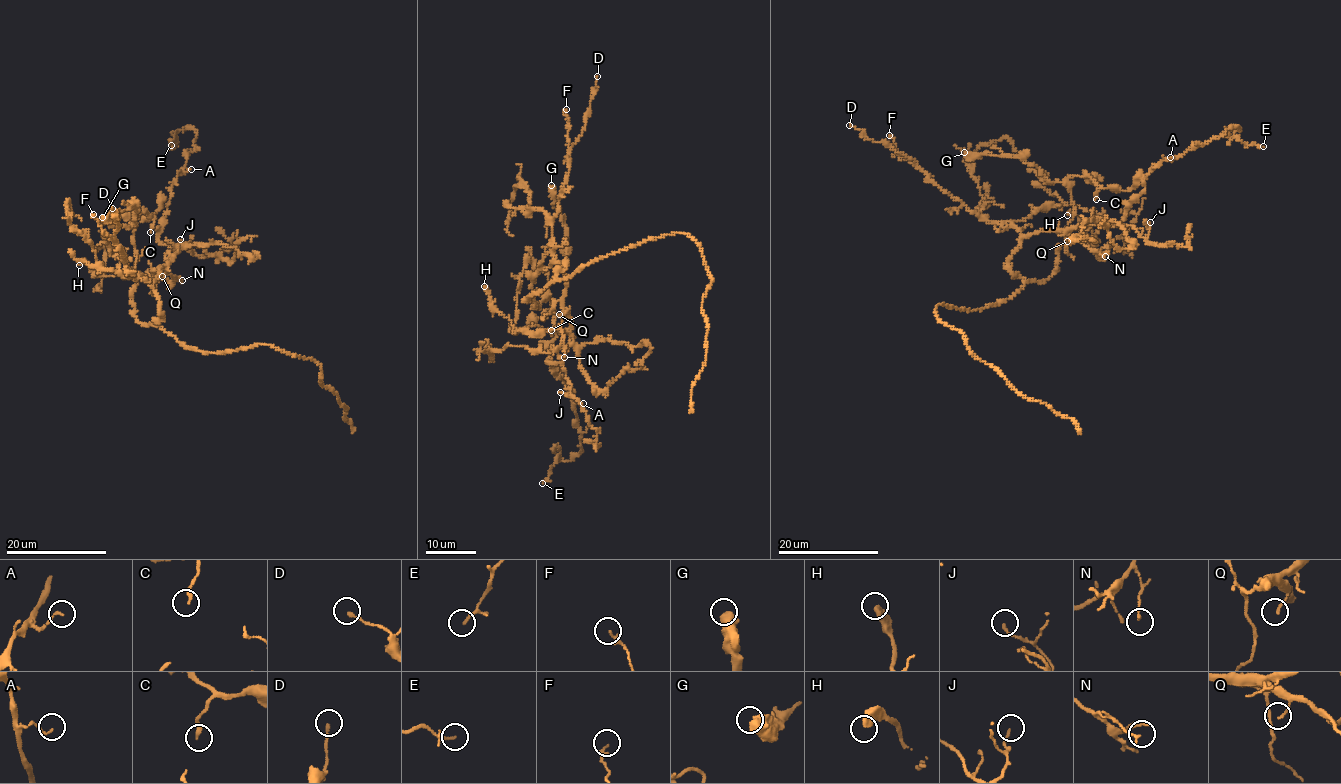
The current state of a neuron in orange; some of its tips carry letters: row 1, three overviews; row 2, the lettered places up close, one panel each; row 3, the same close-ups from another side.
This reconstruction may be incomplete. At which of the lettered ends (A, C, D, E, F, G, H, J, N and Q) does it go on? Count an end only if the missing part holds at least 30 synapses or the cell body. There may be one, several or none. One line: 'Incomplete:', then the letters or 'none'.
Incomplete: none

